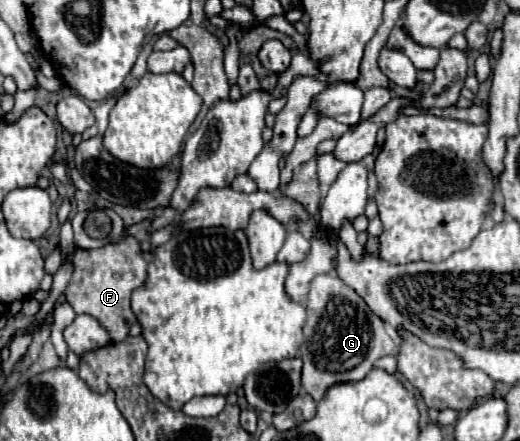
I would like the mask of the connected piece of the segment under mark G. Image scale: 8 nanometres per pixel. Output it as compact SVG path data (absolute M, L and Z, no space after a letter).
M331 274L317 276L311 282L305 306L307 322L303 326L305 342L301 346L301 384L305 392L313 396L315 402L319 402L327 388L331 388L333 384L357 382L369 374L375 360L389 354L397 354L397 344L385 330L383 320L341 278Z

